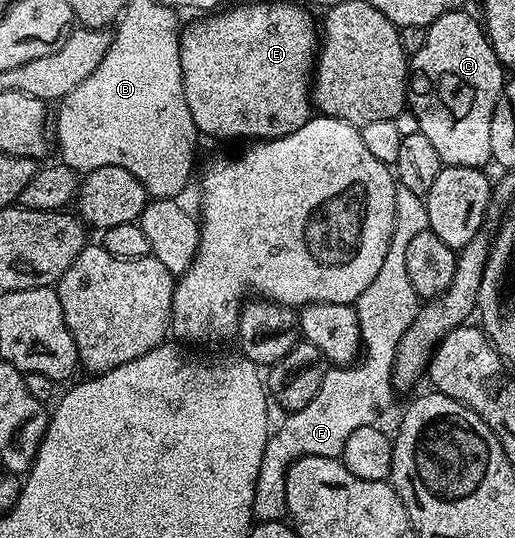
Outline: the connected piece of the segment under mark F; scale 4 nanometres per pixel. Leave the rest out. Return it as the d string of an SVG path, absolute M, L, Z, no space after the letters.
M397 185L394 196L394 232L388 241L386 260L382 260L382 268L379 270L378 276L374 276L370 288L366 288L366 292L362 292L362 296L357 298L354 303L360 325L362 353L355 364L325 369L322 384L318 384L318 396L314 396L314 400L310 400L310 404L306 404L306 408L291 411L285 417L288 419L277 430L275 427L269 433L266 452L262 452L262 468L258 468L258 480L254 488L253 519L262 522L278 522L285 517L284 481L288 466L295 458L302 456L340 458L346 448L346 440L350 440L350 436L354 432L358 432L358 428L366 428L381 421L379 419L380 413L391 404L392 394L394 395L392 369L394 368L394 356L398 348L398 340L402 340L406 328L414 320L418 309L414 284L410 284L410 276L406 272L406 247L410 245L410 240L414 240L414 236L418 236L418 232L426 229L428 229L428 217L426 216L424 198L419 194L410 192L410 188Z

